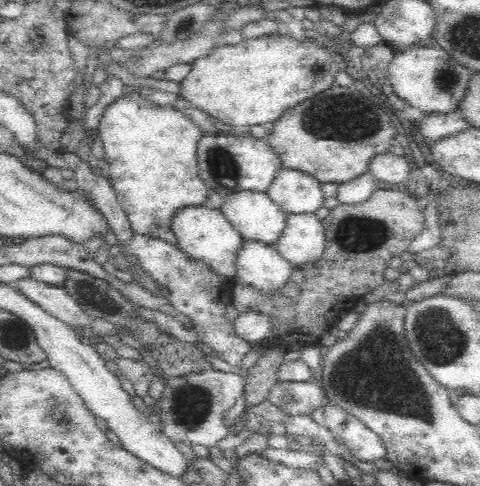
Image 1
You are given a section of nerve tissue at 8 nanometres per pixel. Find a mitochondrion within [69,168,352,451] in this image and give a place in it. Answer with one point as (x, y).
(191, 409)

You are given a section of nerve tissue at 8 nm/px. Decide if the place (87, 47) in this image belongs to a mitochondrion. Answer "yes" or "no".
no

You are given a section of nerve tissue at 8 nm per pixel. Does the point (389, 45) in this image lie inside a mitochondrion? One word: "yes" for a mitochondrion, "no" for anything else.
no

